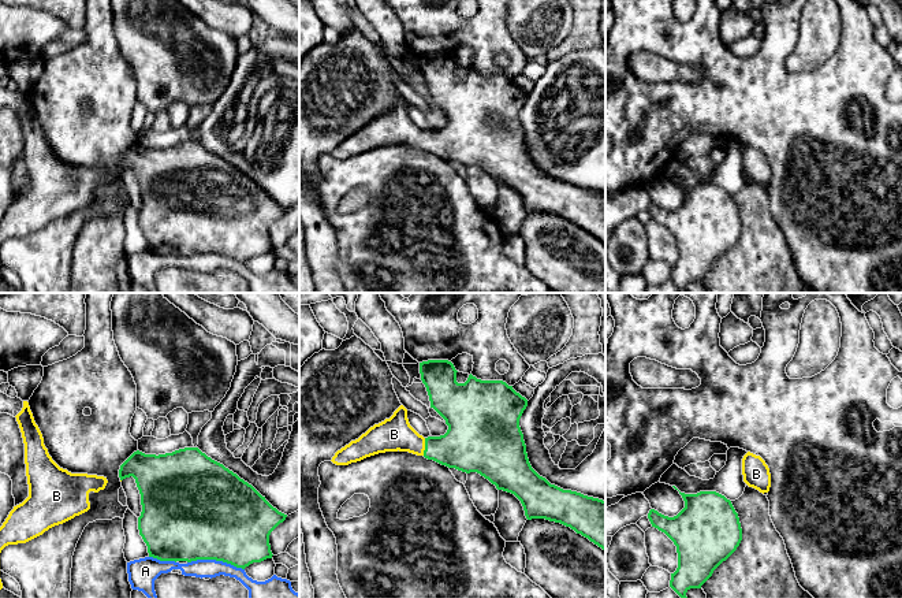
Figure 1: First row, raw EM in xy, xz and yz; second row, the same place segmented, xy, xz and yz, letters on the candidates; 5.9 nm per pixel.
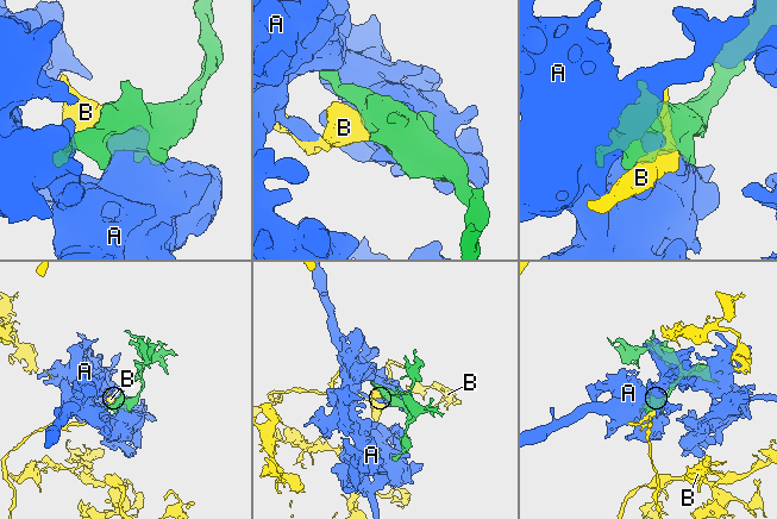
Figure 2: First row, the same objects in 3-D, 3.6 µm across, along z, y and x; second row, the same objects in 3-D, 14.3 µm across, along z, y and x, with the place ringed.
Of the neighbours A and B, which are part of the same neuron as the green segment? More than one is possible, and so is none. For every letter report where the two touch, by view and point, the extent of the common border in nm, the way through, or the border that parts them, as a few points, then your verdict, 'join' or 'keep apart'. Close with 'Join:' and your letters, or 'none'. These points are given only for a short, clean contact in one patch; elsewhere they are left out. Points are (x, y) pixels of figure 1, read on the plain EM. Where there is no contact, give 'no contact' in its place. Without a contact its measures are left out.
A: meets green in xy at (216, 253); contact 340 nm long; keep apart
B: meets green in xz at (425, 140); contact 110 nm long; runs through xz (468, 138), (425, 140), (394, 127); join
Join: B

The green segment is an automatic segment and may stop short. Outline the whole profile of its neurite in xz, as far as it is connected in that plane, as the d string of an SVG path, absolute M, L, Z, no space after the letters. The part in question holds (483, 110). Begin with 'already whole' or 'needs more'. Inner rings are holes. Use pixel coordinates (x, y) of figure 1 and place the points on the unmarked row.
needs more; M448 53L420 56L430 101L448 119L444 129L420 129L400 99L390 112L338 144L331 155L348 159L399 144L466 167L477 166L497 183L514 187L528 213L560 216L605 244L605 194L563 183L532 161L519 120L528 93L503 74L481 74L470 67L465 77L458 77L456 66Z

